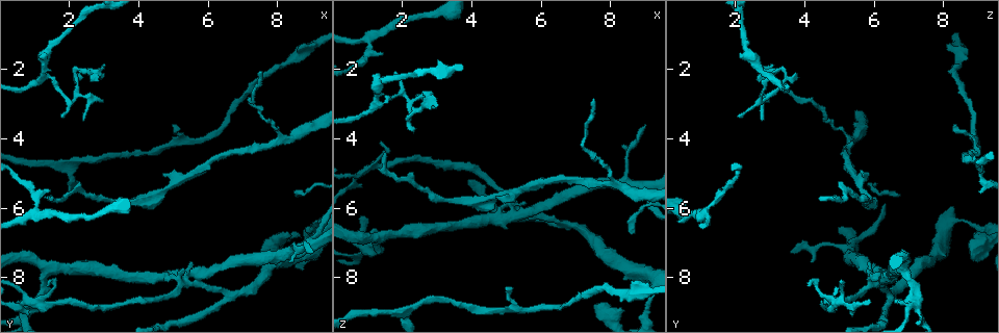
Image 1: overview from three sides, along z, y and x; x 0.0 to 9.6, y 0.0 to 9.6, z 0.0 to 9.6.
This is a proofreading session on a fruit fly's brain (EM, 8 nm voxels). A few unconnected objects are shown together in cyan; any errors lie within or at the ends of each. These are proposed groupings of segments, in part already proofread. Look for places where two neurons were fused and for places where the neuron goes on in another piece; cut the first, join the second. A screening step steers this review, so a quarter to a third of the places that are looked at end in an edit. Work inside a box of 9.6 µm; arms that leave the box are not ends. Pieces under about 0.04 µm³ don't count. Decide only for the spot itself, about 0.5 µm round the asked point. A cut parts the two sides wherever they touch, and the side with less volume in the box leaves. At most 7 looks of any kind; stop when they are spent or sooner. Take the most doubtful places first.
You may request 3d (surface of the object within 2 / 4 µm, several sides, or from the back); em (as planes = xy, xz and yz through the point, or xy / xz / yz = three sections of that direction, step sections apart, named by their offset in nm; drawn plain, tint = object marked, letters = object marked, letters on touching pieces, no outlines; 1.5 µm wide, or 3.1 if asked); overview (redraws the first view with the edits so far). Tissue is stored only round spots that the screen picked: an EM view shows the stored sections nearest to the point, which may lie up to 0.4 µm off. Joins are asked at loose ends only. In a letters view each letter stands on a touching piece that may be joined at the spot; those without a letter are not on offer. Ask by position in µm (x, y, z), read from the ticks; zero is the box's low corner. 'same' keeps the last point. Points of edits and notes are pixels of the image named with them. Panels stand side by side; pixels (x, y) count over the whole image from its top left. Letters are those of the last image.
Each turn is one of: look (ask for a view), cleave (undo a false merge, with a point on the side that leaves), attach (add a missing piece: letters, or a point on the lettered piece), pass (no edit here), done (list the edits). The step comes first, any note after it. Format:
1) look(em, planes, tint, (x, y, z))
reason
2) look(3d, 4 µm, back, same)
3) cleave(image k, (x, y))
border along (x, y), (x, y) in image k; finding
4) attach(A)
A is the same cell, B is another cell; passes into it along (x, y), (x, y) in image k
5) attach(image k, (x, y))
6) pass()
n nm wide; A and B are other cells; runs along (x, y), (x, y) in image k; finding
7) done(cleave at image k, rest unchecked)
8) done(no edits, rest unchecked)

look(3d, 2 µm, (2.60, 2.30, 2.65))
free end

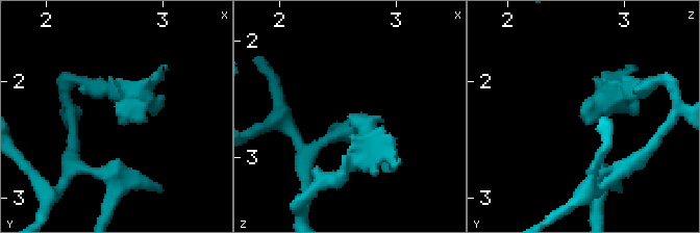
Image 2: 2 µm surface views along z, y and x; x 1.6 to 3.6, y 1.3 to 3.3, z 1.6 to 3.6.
look(em, planes, plain, (2.62, 2.28, 2.62))

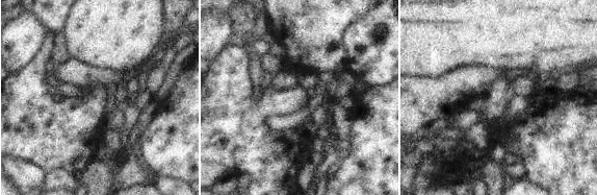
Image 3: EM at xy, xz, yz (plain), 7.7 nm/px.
look(em, planes, letters, same)

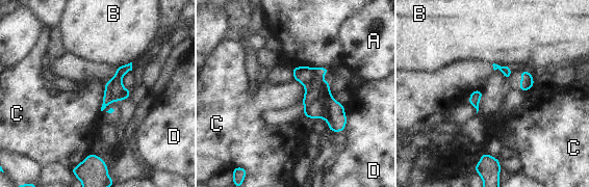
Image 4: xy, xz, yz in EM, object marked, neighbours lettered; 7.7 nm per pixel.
pass()
C touches over 220 nm; A, B, C and D are other cells; border along (104, 83), (103, 103), (100, 110) in image 4; none of them fits

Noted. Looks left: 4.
look(3d, 4 µm, (3.45, 5.85, 5.85))
thick turns thin

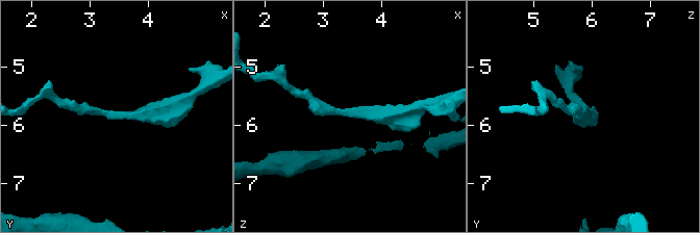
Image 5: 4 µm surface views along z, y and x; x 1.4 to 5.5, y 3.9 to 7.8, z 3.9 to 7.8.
look(em, planes, plain, (3.45, 5.80, 5.80))

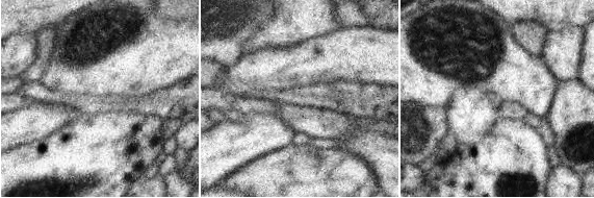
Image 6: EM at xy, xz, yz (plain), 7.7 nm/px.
look(em, planes, letters, same)

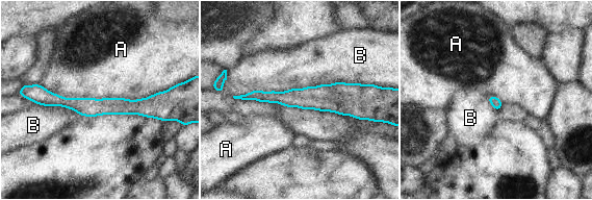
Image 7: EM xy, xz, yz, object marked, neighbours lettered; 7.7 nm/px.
pass()
A and B are other cells; continuous, no second neuron

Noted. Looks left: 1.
done(no edits, rest unchecked)

